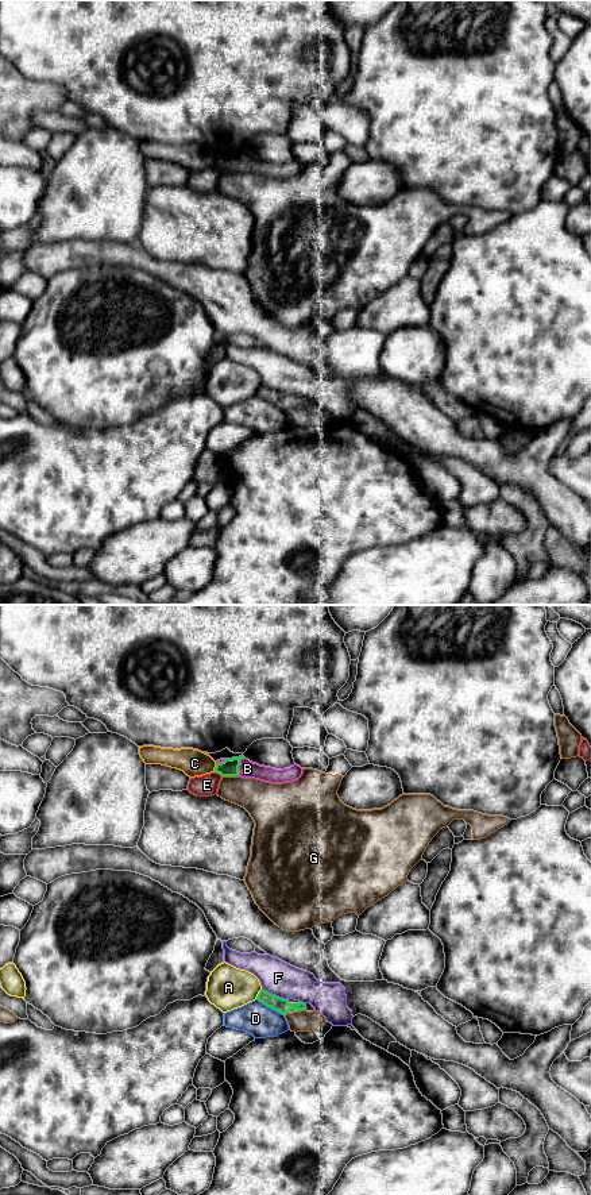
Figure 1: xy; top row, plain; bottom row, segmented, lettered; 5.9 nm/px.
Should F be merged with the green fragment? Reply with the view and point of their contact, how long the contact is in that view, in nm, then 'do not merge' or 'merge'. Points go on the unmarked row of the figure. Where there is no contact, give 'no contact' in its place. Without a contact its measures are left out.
xy (274, 390) | 170 nm | do not merge

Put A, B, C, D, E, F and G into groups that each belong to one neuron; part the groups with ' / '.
A / B / C / D / E / F / G

